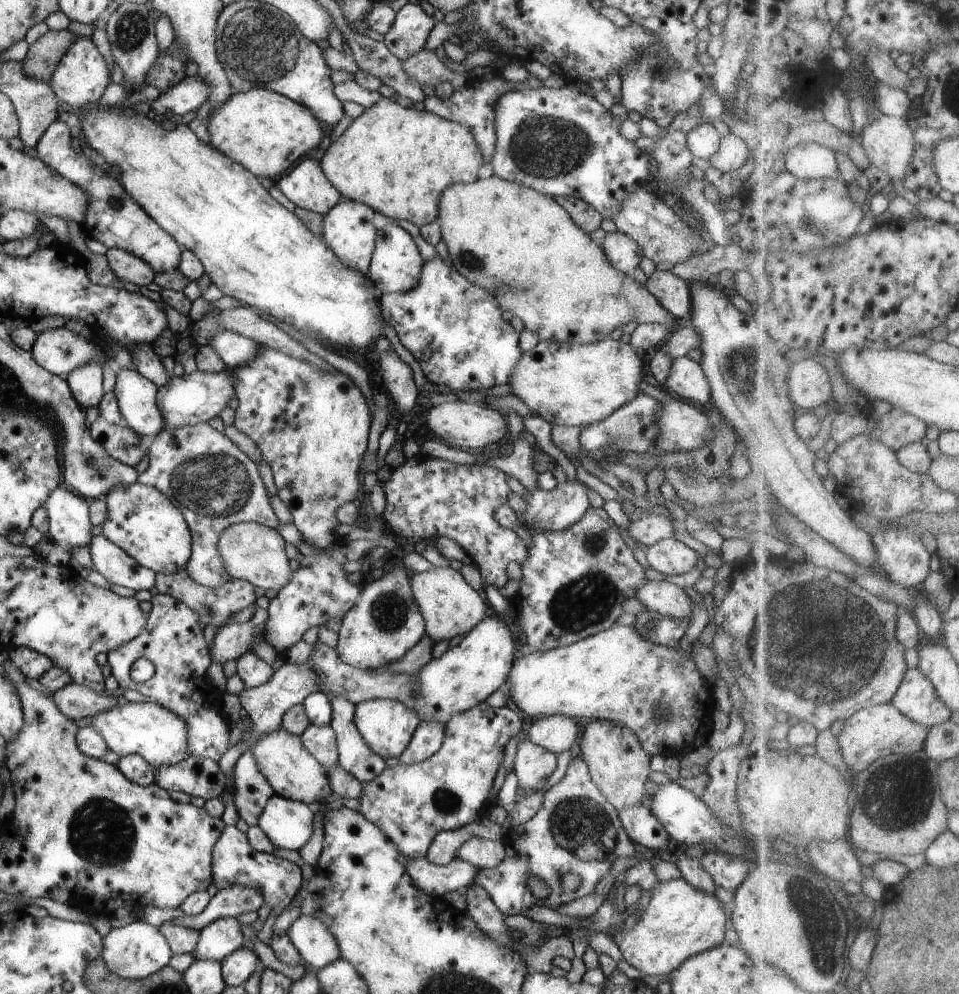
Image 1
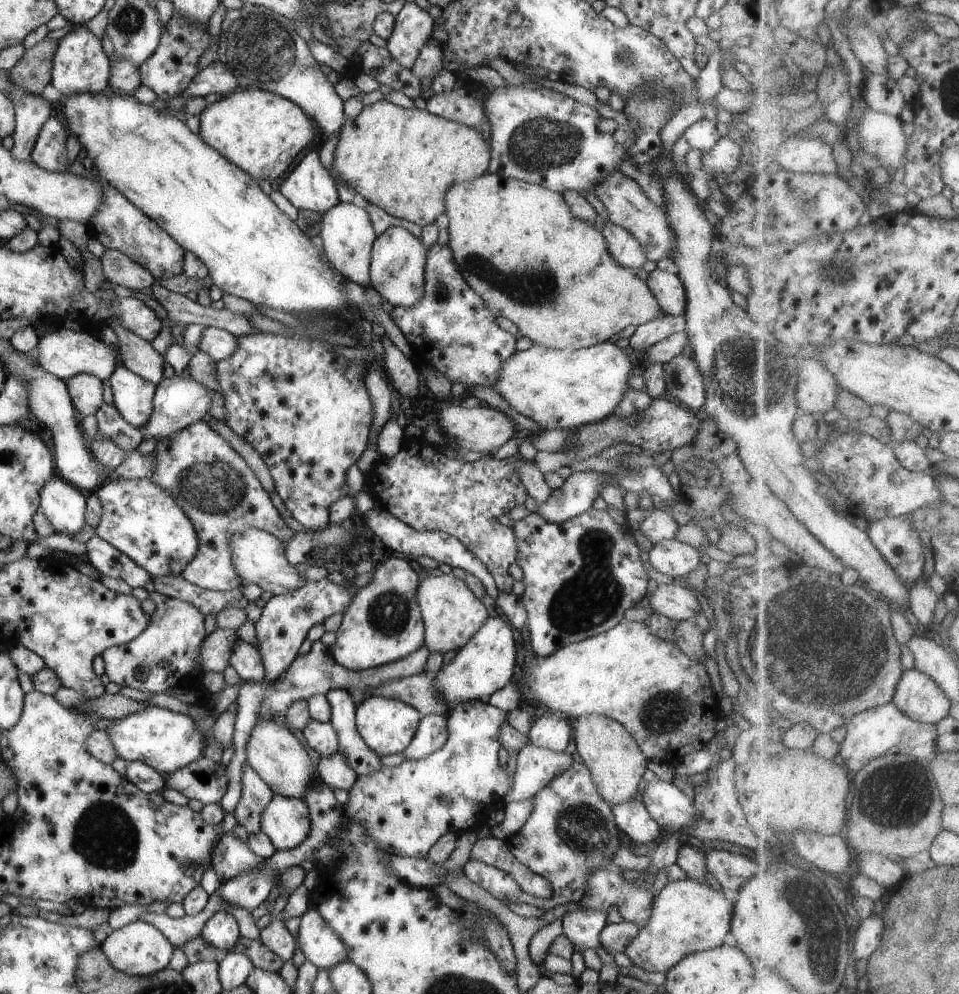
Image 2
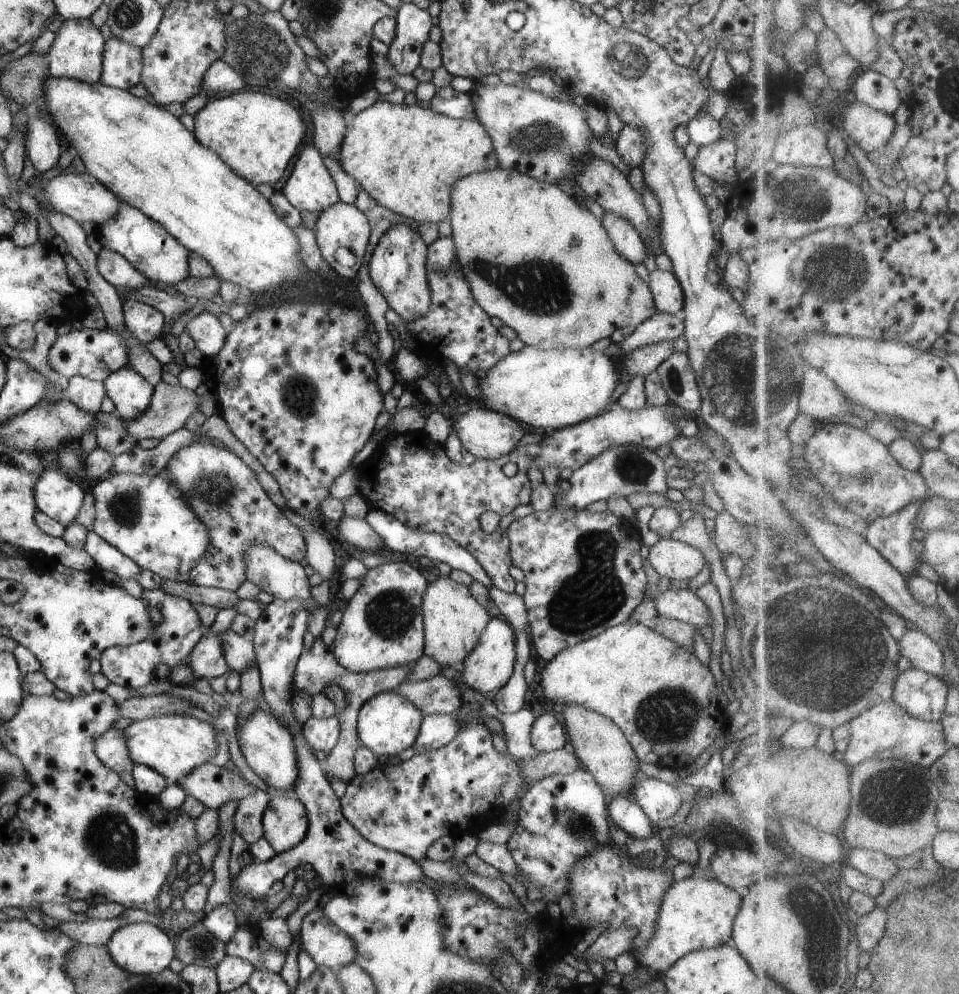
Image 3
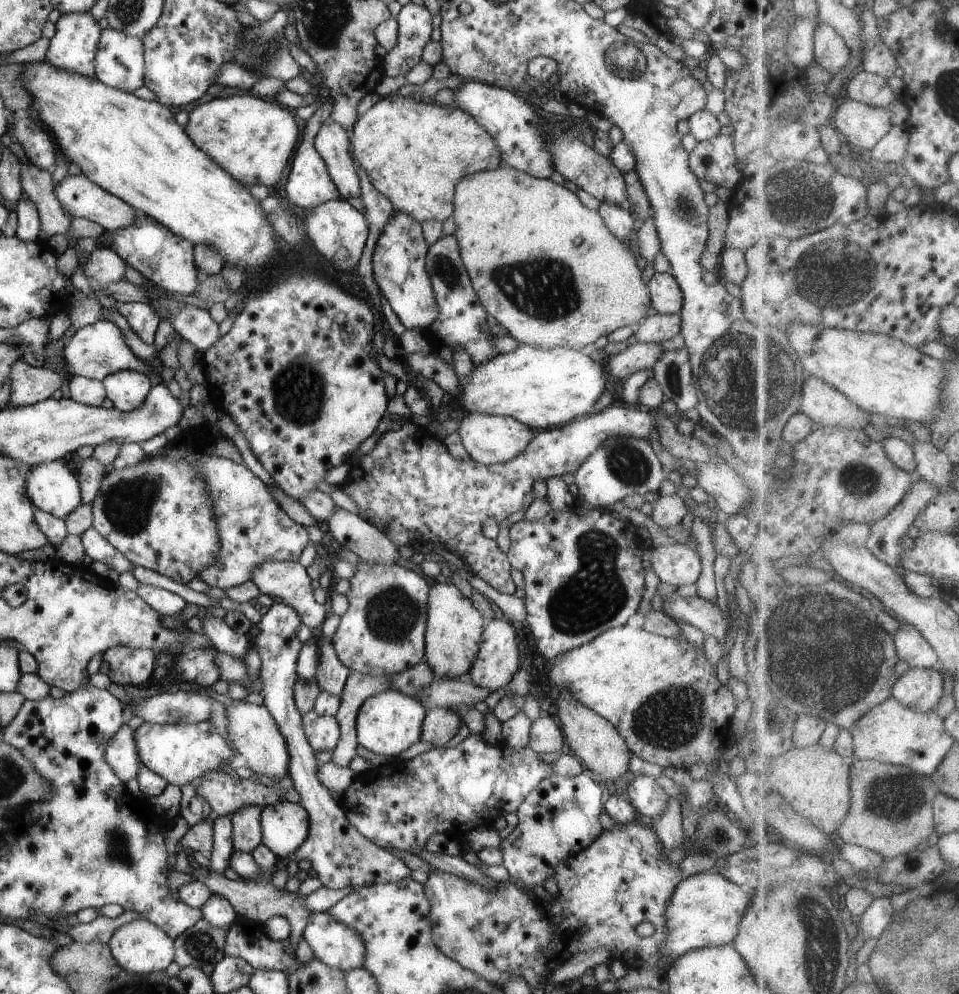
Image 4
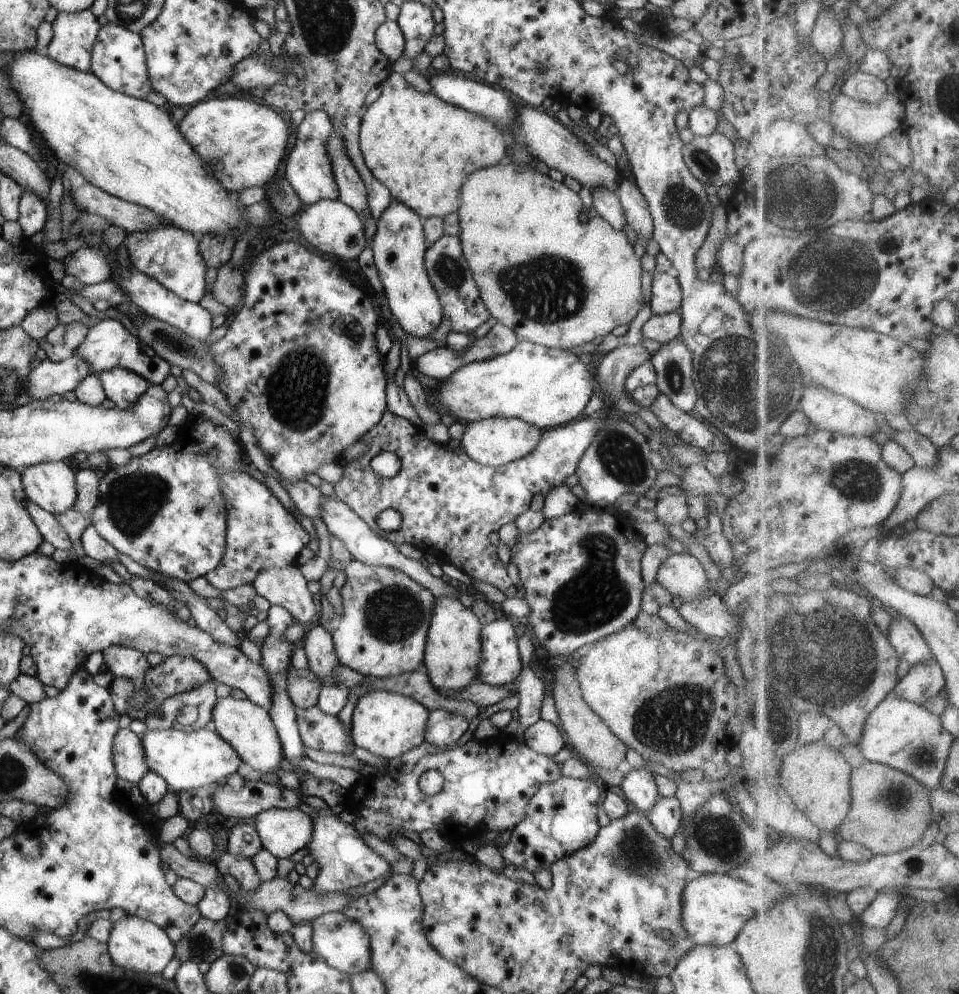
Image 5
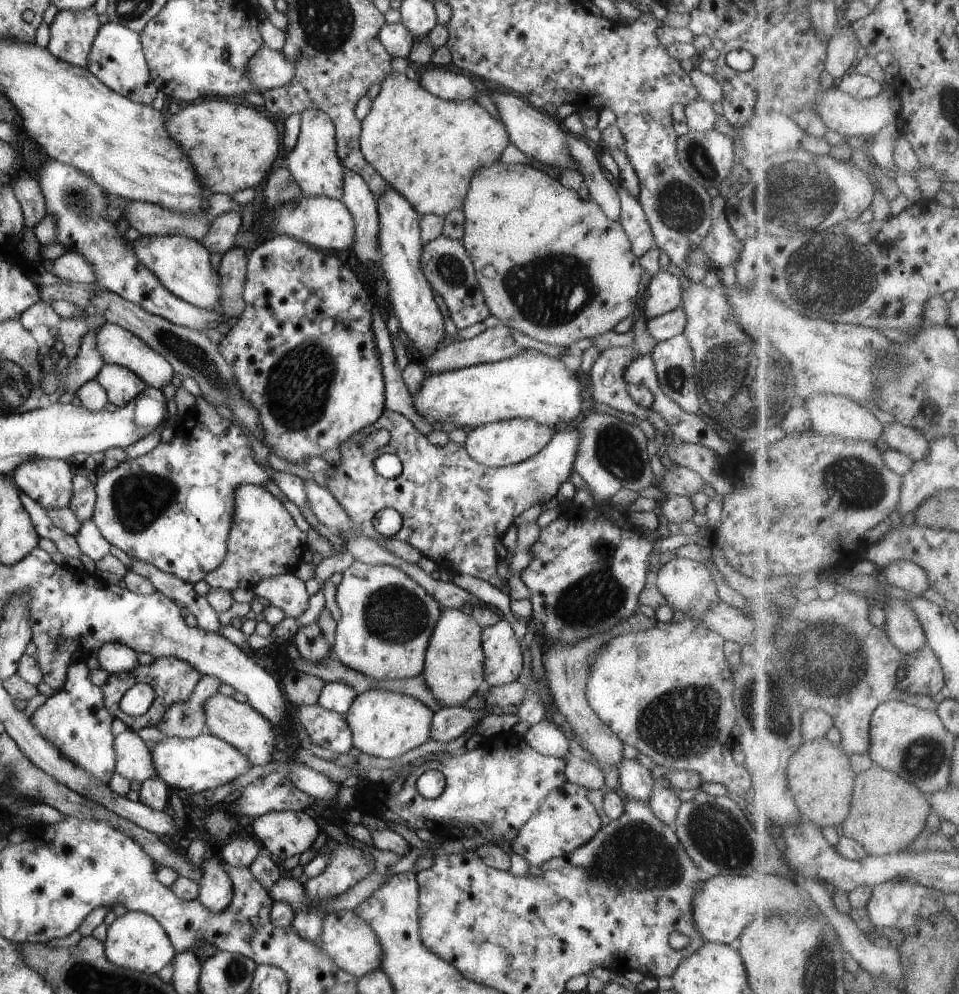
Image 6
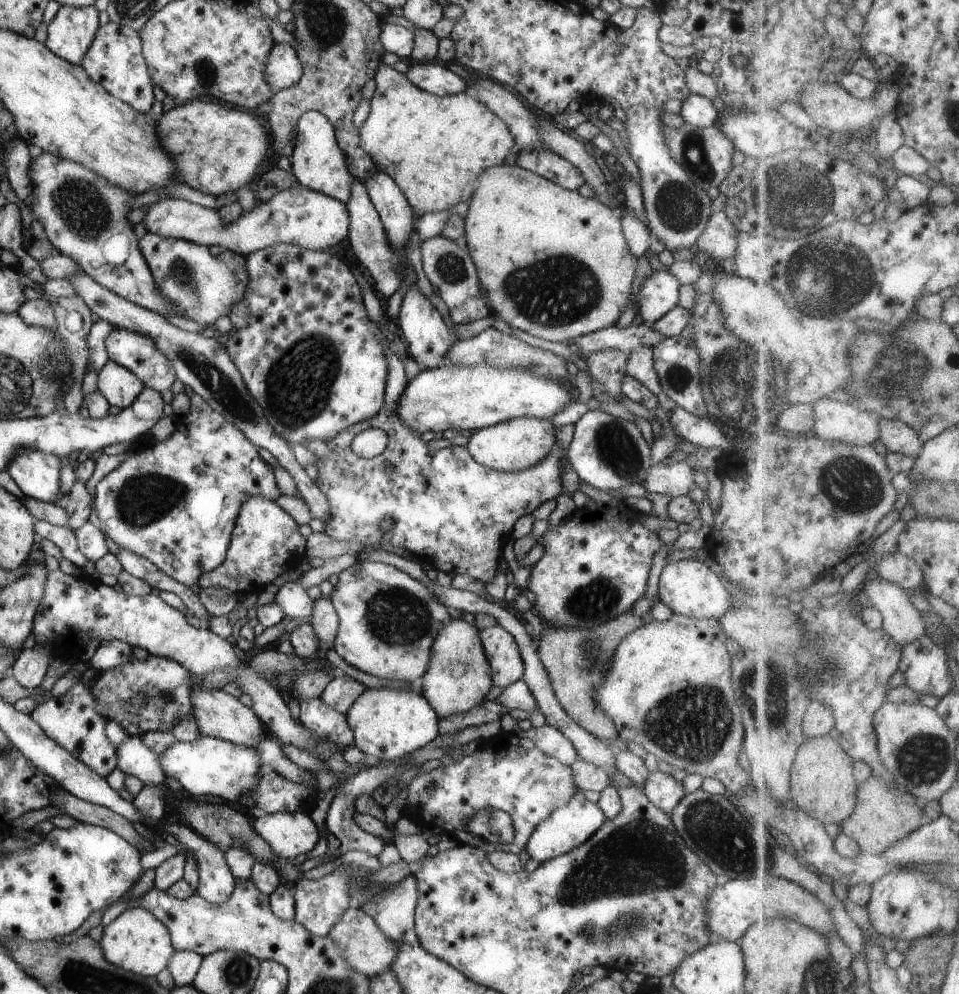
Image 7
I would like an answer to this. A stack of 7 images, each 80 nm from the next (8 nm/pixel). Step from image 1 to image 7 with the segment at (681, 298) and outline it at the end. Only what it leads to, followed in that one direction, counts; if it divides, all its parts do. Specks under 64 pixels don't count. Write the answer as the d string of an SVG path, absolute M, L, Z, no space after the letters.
M653 270L639 292L639 313L644 322L652 326L678 305L678 288L678 279L669 270Z

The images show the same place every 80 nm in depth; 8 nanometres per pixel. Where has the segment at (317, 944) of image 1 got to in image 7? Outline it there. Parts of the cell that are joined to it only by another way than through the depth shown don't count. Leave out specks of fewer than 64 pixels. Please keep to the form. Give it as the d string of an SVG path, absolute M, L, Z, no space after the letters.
M350 906L330 929L328 936L334 939L339 946L347 963L367 977L377 977L390 971L392 963L399 953L398 945L382 932L374 917L362 909Z

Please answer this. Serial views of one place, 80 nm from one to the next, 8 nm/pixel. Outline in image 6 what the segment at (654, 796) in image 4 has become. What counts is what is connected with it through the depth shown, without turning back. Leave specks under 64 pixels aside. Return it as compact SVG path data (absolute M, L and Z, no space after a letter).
M622 759L622 762L618 762L617 769L620 776L620 790L624 792L626 798L648 804L655 783L650 769L637 759Z

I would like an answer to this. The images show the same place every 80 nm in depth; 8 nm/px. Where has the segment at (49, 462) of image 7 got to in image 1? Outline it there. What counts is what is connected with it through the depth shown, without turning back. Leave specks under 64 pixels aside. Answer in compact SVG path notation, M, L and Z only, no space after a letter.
M57 486L50 491L46 502L43 502L43 508L46 509L49 518L48 537L50 543L40 543L40 546L34 546L36 554L53 565L66 565L72 563L70 560L72 548L88 545L92 540L92 521L90 518L89 502L87 498L76 494L68 487Z

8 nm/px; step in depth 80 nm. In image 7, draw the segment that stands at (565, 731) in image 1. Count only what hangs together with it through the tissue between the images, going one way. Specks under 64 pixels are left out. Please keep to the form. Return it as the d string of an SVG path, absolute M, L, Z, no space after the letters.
M546 723L541 727L534 727L525 732L525 737L530 739L544 754L558 759L562 764L571 766L576 762L576 747L556 727Z

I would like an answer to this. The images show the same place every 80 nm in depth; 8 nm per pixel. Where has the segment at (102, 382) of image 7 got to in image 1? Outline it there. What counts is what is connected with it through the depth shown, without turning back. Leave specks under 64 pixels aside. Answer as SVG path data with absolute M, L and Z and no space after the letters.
M116 369L116 375L113 393L126 426L140 436L157 435L165 428L157 403L159 388L137 370Z

